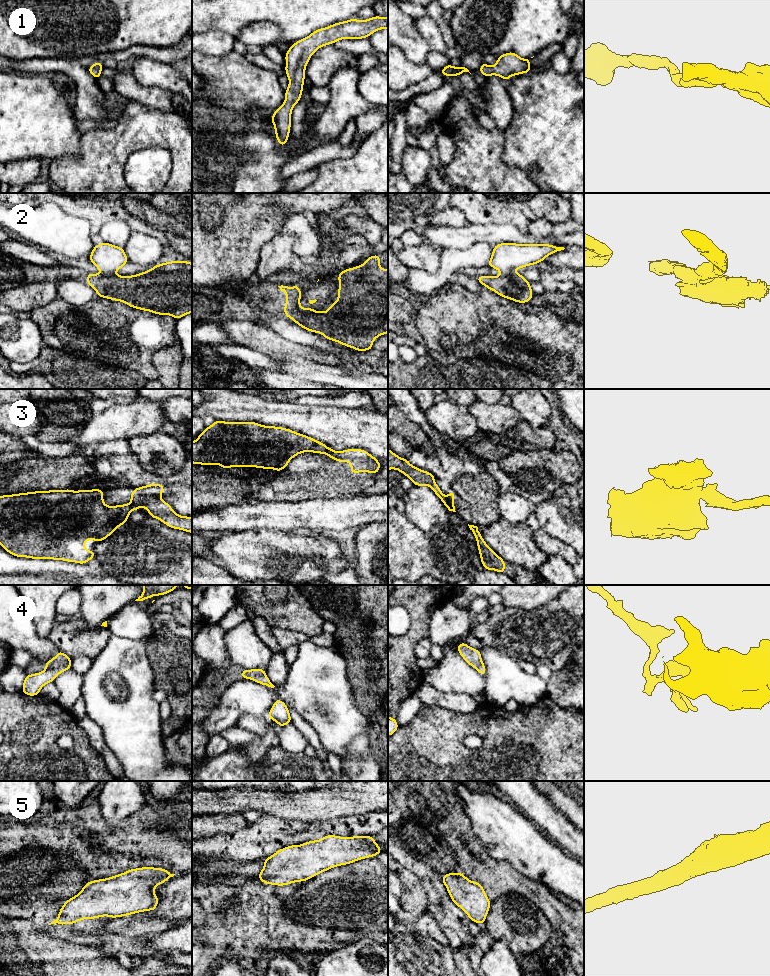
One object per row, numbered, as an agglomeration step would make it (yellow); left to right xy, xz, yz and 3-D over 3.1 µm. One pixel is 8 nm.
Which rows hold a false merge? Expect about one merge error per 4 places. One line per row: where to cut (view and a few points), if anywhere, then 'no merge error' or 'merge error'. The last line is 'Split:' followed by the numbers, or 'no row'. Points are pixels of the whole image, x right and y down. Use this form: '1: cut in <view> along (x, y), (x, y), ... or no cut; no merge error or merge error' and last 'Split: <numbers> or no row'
1: no cut; no merge error
2: cut in xy along (103, 273), (107, 275), (113, 274); merge error
3: cut in yz along (445, 499), (454, 510); merge error
4: cut in xy along (69, 658), (65, 664), (46, 669); merge error
5: no cut; no merge error
Split: 2, 3, 4

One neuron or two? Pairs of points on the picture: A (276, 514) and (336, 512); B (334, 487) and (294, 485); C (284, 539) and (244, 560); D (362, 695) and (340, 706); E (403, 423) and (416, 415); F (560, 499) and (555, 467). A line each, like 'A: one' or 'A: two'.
A: one
B: one
C: one
D: two
E: two
F: two

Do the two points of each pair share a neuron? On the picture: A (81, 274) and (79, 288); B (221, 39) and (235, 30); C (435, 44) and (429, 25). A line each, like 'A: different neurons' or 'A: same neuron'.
A: different neurons
B: different neurons
C: same neuron

